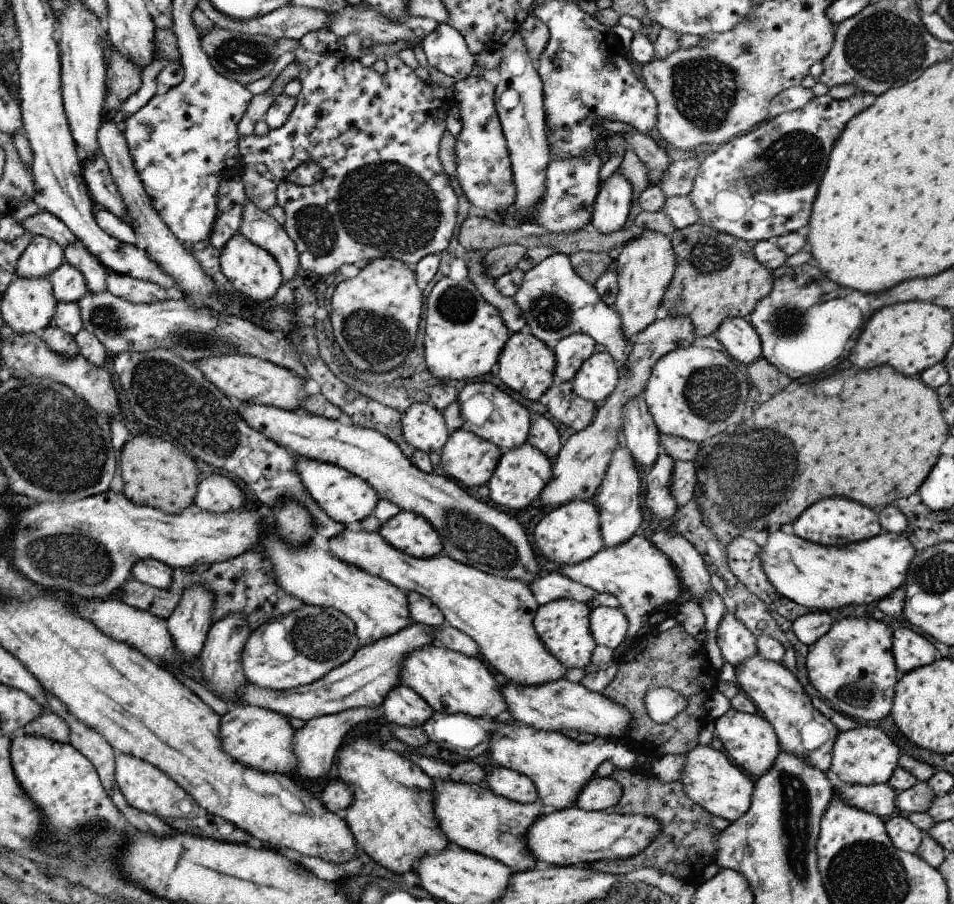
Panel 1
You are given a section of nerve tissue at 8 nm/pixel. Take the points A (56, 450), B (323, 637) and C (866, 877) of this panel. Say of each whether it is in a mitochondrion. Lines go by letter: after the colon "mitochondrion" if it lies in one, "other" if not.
A: mitochondrion
B: mitochondrion
C: mitochondrion

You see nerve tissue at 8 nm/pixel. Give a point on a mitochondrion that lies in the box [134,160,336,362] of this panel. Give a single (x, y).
(191, 342)

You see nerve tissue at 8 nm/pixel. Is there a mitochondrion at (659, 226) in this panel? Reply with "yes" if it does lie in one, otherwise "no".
no

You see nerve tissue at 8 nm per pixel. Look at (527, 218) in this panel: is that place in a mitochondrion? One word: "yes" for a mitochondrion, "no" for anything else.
no

